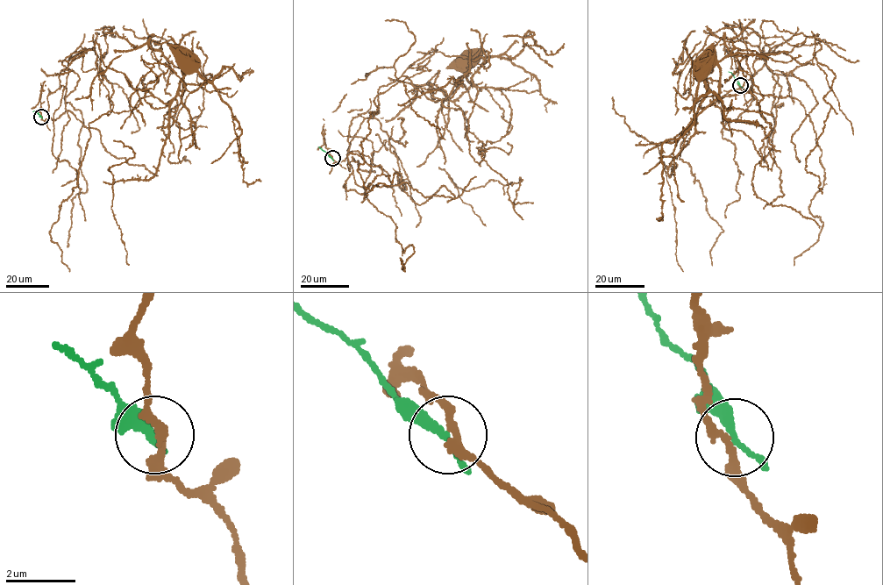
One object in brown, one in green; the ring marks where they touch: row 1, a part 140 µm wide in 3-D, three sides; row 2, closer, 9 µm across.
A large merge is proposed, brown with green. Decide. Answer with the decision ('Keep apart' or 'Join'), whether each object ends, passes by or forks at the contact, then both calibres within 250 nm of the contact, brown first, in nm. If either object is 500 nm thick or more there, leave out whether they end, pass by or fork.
Keep apart. At the ring brown passes by. At the ring green ends. Thickness 220 nm (brown) against 340 nm

